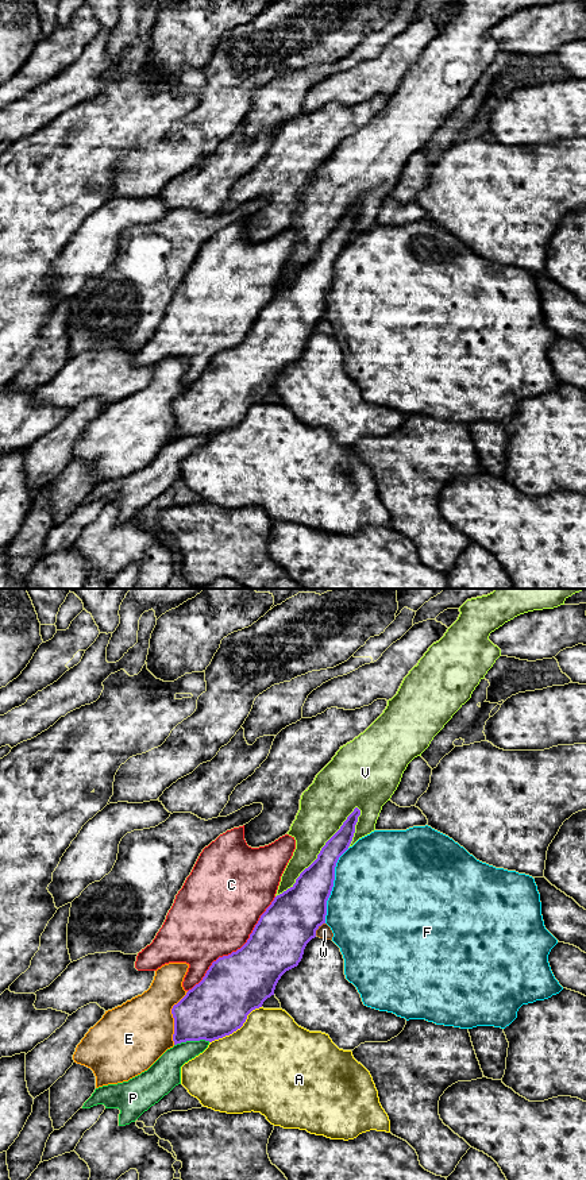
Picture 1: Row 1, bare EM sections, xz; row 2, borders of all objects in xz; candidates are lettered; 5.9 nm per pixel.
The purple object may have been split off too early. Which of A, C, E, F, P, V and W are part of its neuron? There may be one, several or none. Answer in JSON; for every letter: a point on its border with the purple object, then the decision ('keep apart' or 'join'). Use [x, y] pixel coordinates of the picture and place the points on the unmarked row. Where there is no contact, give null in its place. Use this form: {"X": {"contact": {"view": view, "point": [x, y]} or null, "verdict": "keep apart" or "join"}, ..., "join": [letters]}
{"A": {"contact": {"view": "xz", "point": [236, 424]}, "verdict": "keep apart"}, "C": {"contact": {"view": "xz", "point": [238, 344]}, "verdict": "keep apart"}, "E": {"contact": {"view": "xz", "point": [173, 412]}, "verdict": "keep apart"}, "F": {"contact": {"view": "xz", "point": [332, 281]}, "verdict": "keep apart"}, "P": {"contact": {"view": "xz", "point": [192, 435]}, "verdict": "keep apart"}, "V": {"contact": {"view": "xz", "point": [319, 249]}, "verdict": "keep apart"}, "W": {"contact": {"view": "xz", "point": [317, 323]}, "verdict": "keep apart"}, "join": []}

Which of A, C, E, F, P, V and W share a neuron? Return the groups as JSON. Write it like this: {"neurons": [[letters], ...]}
{"neurons": [["A"], ["C"], ["E"], ["F"], ["P"], ["V"], ["W"]]}

